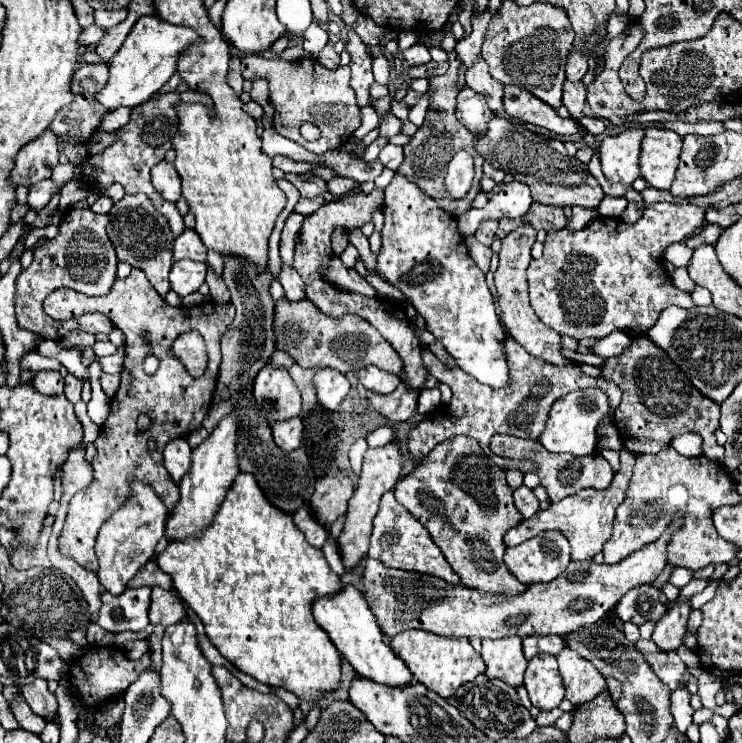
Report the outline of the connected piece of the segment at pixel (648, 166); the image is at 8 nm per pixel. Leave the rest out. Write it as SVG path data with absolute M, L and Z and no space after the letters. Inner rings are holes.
M646 126L640 154L640 176L658 190L670 190L682 152L682 136L674 130Z

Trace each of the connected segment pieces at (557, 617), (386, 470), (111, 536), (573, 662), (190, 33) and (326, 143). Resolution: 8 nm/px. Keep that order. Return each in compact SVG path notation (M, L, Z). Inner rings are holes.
M676 518L662 538L658 538L650 546L644 546L642 550L636 550L618 564L596 564L594 560L570 562L562 576L554 578L548 584L530 584L526 592L518 596L484 594L466 588L464 584L450 586L444 580L438 580L436 576L392 570L374 558L368 558L364 570L364 596L382 632L404 632L410 628L420 628L454 638L568 634L602 620L630 588L650 584L666 566L666 544L680 524L682 520Z
M396 438L392 442L388 442L386 446L382 446L382 448L368 448L368 452L364 454L360 480L358 480L356 492L350 498L350 504L348 504L344 532L338 538L340 556L342 556L342 562L344 562L346 568L356 566L362 560L362 556L366 556L368 540L370 540L370 532L372 532L372 522L374 522L374 516L378 512L380 498L382 498L384 492L394 488L394 484L400 478L400 472L402 472L402 452L400 452L400 442Z
M134 482L130 502L126 502L102 524L96 538L96 556L100 562L98 580L110 594L124 592L128 580L134 578L136 572L144 568L144 564L154 556L156 544L164 534L166 518L168 510L162 500L158 500L156 492L142 482Z
M564 648L556 658L560 664L560 674L564 678L566 698L574 706L588 702L606 690L606 680L600 676L594 664L590 664L586 658L580 658L578 652Z
M154 14L142 16L130 30L122 48L110 60L110 80L104 90L96 94L96 100L108 110L116 110L120 106L138 106L146 102L170 80L172 74L176 74L178 56L184 52L184 48L198 44L198 40L202 38L192 28L174 26Z
M246 56L242 58L242 74L251 82L260 76L270 82L270 104L274 106L274 130L280 136L302 144L306 150L314 154L340 148L350 140L352 132L360 126L360 108L356 104L356 94L350 84L349 65L330 70L310 58L284 62L284 60L266 60L260 56ZM304 122L312 122L322 130L322 136L316 142L306 142L300 136L300 126Z

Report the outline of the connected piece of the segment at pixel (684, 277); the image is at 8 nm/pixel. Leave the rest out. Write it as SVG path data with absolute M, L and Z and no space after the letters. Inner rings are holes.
M682 266L682 268L676 268L674 270L674 274L672 274L672 282L680 288L680 290L686 290L686 292L690 292L696 284L692 282L692 278L688 276L688 270Z

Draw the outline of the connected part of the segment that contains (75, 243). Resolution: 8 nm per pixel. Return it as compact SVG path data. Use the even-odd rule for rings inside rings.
M80 208L68 210L60 224L58 238L48 240L44 246L34 250L34 262L26 270L22 270L16 280L16 320L20 328L42 334L50 340L60 340L70 330L110 334L114 324L104 314L98 314L98 312L86 314L82 318L76 318L78 326L64 326L64 322L50 320L50 316L46 316L42 308L46 296L50 296L52 290L62 286L74 288L78 292L86 292L92 296L102 296L110 290L110 286L116 280L118 258L114 252L114 244L106 236L106 224L108 224L108 214L96 214L92 210L80 210Z

